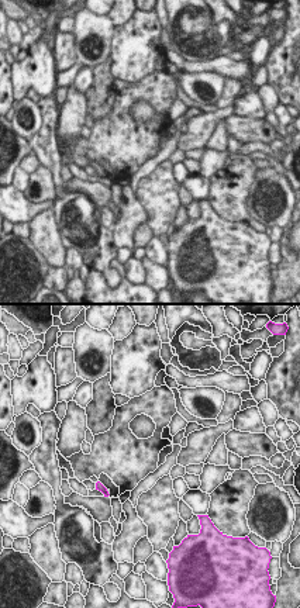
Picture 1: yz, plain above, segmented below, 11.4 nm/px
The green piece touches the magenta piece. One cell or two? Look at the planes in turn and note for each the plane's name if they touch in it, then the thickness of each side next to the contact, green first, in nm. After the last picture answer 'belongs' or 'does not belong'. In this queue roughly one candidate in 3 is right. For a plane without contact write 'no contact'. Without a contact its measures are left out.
no contact

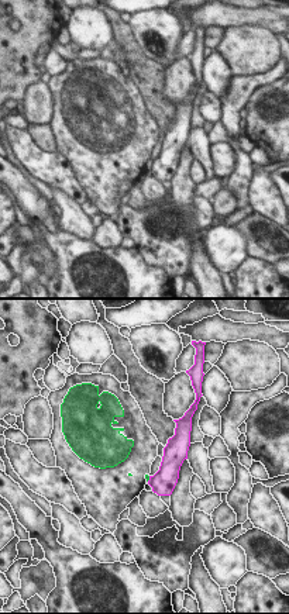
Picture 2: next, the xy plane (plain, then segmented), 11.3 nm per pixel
meets green in xy; 50 nm thick on the green side, 280 nm on the other

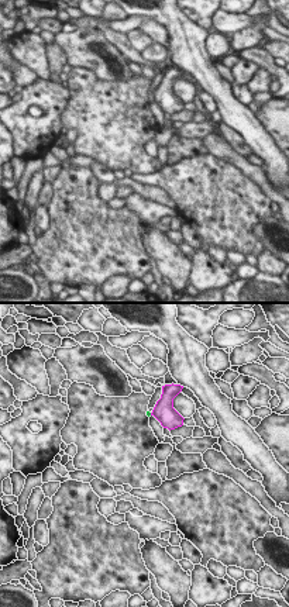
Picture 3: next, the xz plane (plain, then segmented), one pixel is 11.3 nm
no contact

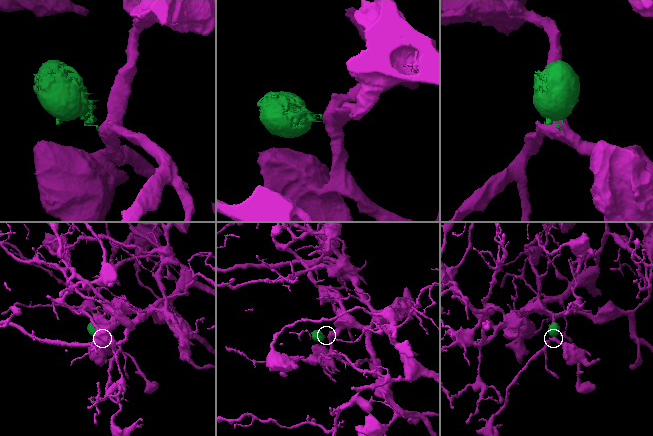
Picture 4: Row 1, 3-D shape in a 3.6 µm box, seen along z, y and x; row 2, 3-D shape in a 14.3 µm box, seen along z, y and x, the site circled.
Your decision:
does not belong

